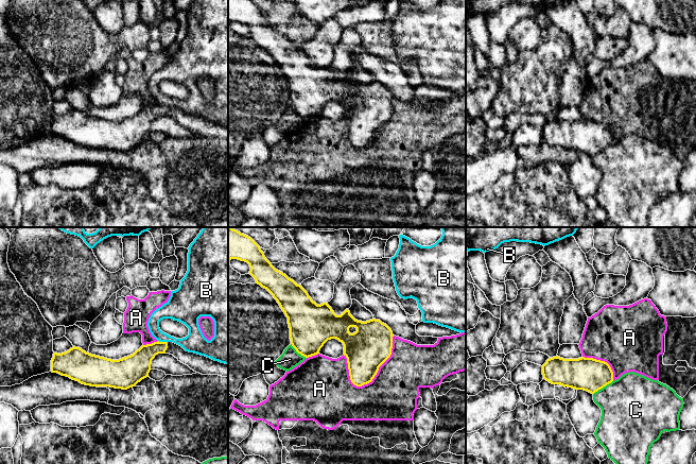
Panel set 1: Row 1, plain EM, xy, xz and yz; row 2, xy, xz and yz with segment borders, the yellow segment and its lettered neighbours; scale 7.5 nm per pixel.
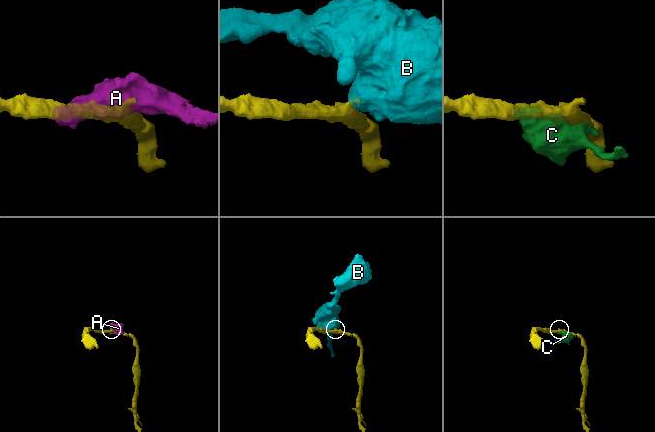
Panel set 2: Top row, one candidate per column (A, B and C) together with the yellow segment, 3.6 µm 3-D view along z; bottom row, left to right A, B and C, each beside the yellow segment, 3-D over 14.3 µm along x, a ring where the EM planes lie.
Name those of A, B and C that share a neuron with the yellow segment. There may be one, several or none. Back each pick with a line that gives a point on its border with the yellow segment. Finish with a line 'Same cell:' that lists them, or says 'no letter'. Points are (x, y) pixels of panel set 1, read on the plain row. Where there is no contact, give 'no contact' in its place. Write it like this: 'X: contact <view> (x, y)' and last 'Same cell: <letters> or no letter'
Same cell: no letter

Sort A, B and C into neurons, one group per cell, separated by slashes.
A / B / C

